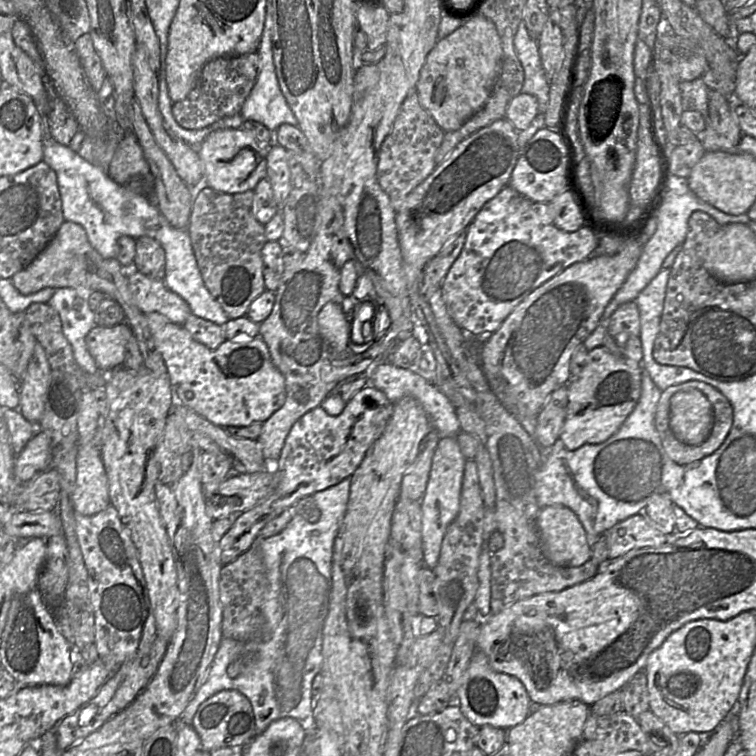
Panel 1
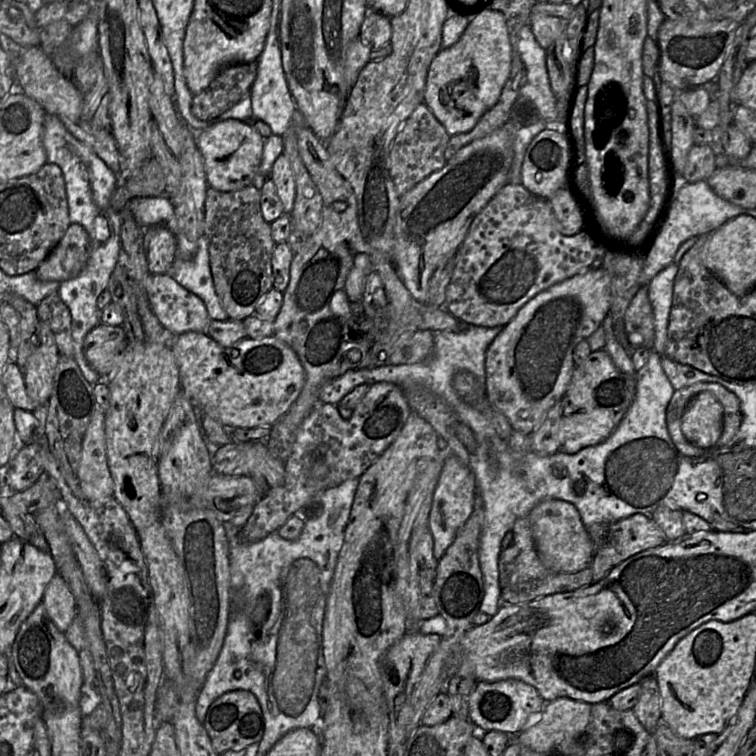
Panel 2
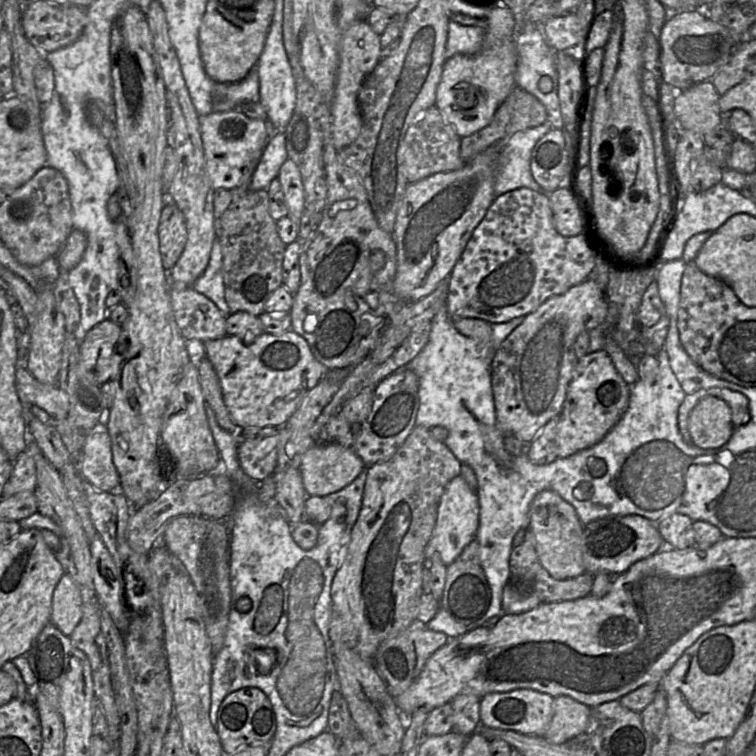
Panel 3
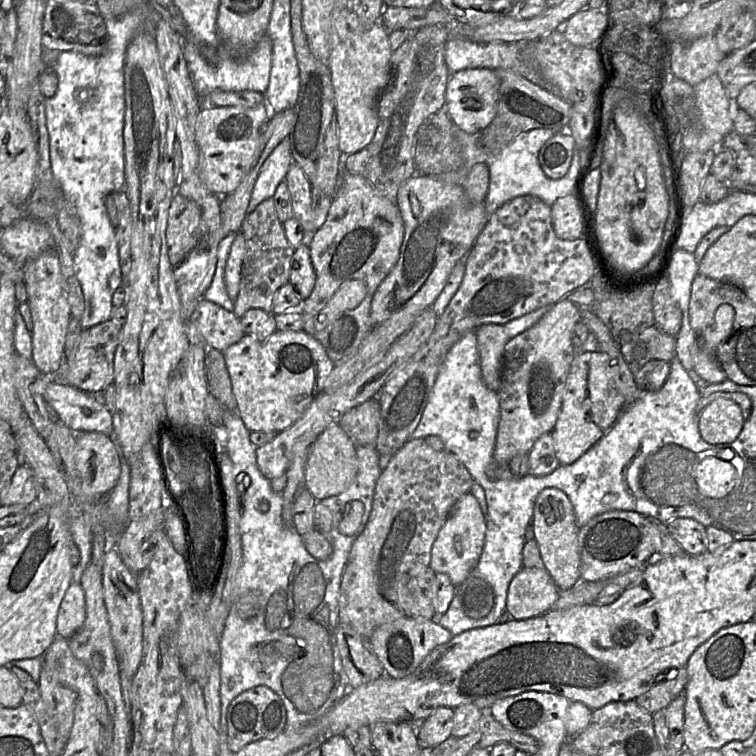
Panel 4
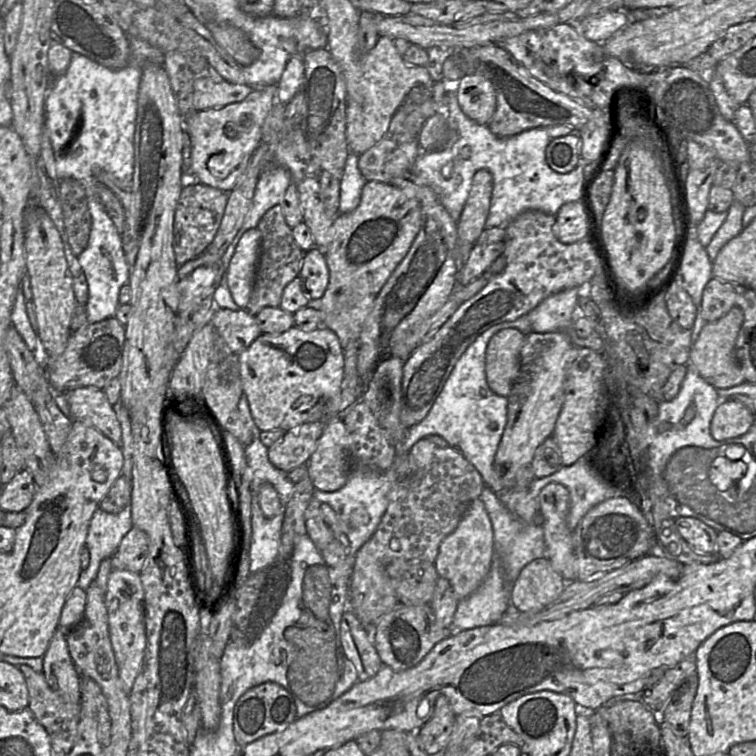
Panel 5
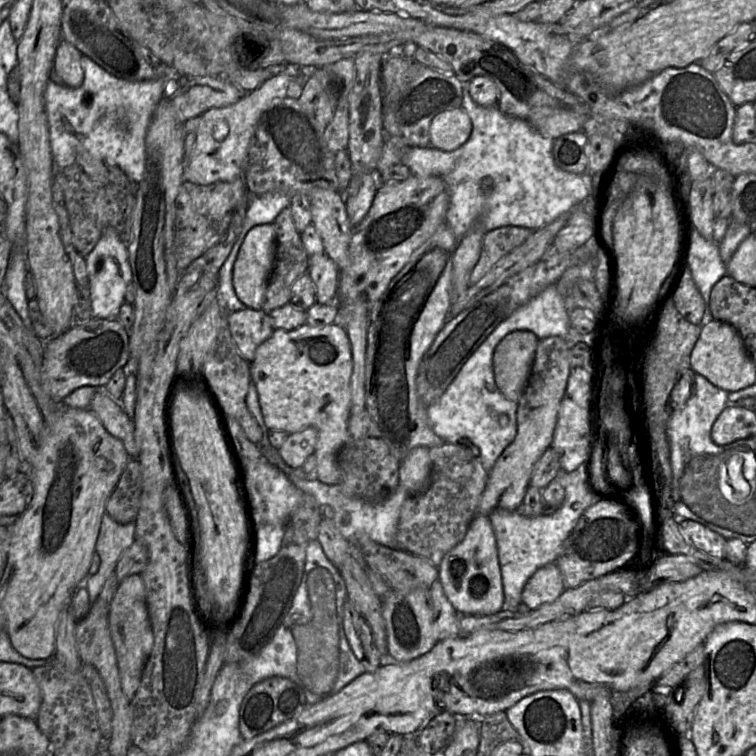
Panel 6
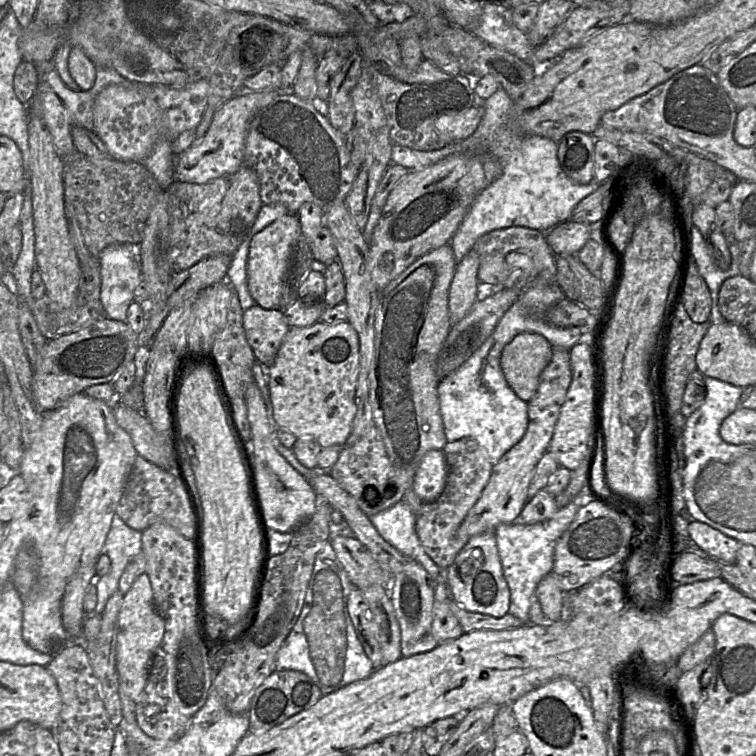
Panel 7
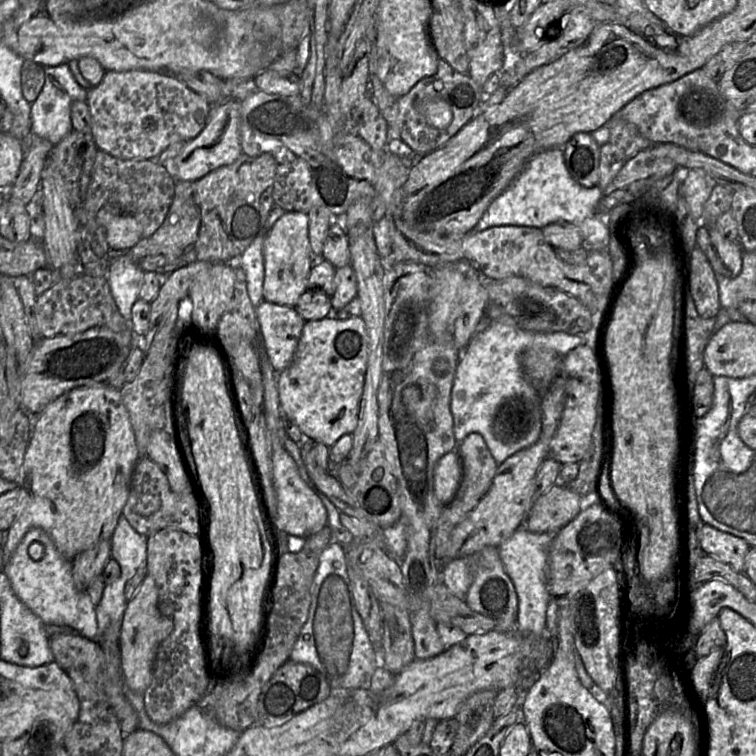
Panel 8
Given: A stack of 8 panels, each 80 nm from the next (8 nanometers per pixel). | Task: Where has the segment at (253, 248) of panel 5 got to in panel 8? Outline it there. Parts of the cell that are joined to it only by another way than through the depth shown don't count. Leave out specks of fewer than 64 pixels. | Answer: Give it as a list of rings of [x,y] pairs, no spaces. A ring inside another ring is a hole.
[[[286,211],[265,234],[263,239],[263,298],[265,301],[294,307],[300,296],[307,291],[308,276],[313,267],[313,251],[309,242],[308,223],[309,218],[306,213]]]

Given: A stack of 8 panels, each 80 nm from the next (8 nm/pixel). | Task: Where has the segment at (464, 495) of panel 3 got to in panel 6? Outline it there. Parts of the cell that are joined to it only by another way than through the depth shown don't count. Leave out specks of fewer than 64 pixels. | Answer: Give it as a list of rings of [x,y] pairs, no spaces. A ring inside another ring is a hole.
[[[475,515],[469,523],[464,539],[443,557],[439,567],[439,581],[460,614],[496,614],[504,609],[505,595],[497,541],[489,516]]]

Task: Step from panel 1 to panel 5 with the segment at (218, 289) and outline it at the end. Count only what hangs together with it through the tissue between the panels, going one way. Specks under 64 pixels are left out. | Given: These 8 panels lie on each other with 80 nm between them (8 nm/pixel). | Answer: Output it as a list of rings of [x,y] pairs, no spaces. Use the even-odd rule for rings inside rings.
[[[280,205],[273,206],[263,215],[257,229],[261,232],[260,252],[250,299],[245,307],[252,315],[264,308],[280,305],[283,290],[299,275],[306,253],[295,242],[292,228],[286,223]]]

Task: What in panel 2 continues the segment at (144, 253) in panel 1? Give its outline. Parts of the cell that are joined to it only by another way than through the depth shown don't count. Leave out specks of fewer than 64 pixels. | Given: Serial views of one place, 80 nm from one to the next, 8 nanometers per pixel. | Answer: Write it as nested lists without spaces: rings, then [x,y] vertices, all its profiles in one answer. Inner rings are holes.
[[[154,225],[142,232],[141,245],[151,275],[169,272],[176,257],[177,239],[164,225]]]

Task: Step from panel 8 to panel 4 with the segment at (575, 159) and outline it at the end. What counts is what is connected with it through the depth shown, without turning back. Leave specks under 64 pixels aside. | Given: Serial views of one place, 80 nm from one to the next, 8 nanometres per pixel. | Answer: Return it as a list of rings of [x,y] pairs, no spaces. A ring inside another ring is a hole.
[[[557,133],[547,140],[538,153],[539,164],[550,179],[561,179],[569,172],[576,142],[570,133]]]

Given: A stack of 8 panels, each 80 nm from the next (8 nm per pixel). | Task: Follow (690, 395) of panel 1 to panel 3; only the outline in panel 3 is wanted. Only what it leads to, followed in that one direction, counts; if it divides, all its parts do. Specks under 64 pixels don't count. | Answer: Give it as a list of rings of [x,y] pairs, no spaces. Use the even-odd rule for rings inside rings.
[[[713,396],[703,397],[689,414],[690,442],[701,449],[723,446],[734,431],[731,409],[722,399]]]

